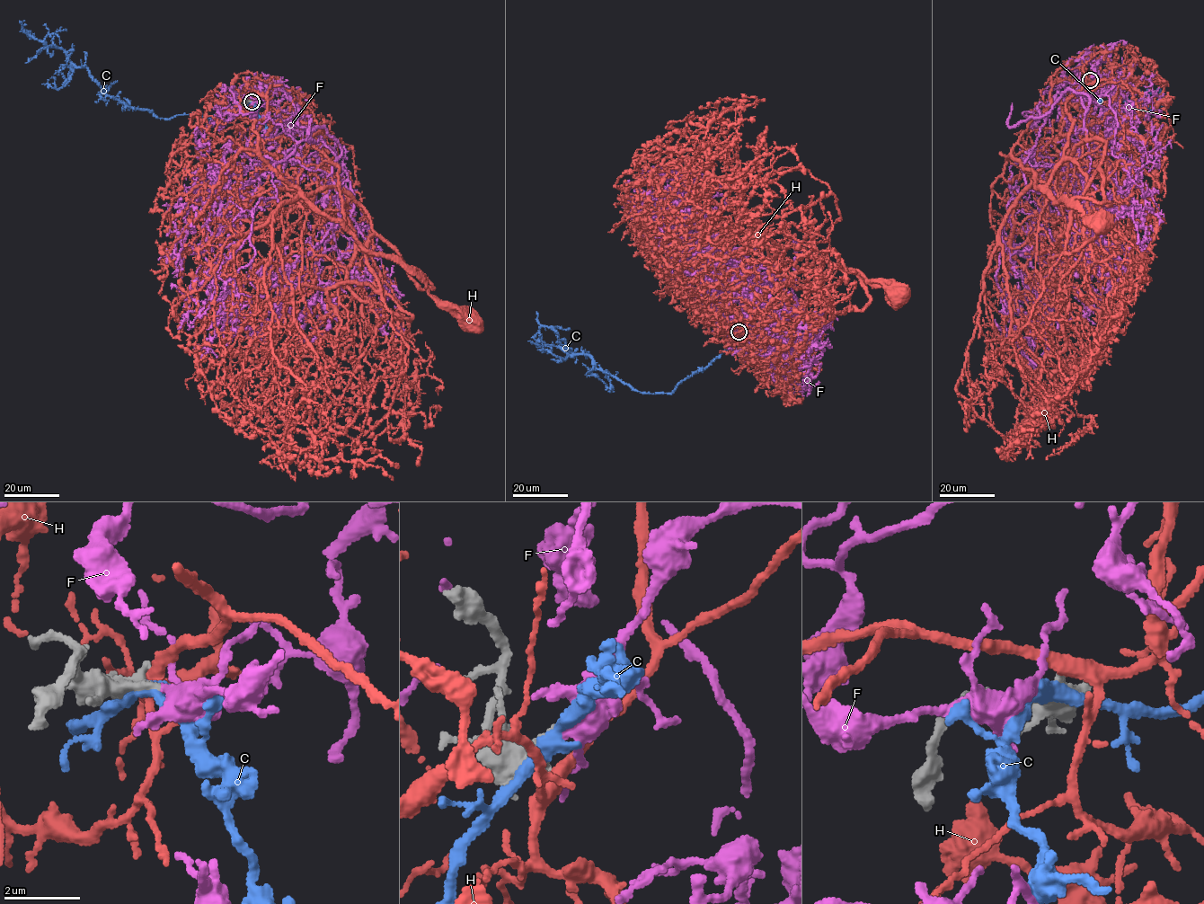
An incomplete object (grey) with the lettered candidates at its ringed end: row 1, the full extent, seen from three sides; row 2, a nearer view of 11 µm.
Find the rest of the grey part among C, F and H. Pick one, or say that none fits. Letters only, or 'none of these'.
F

